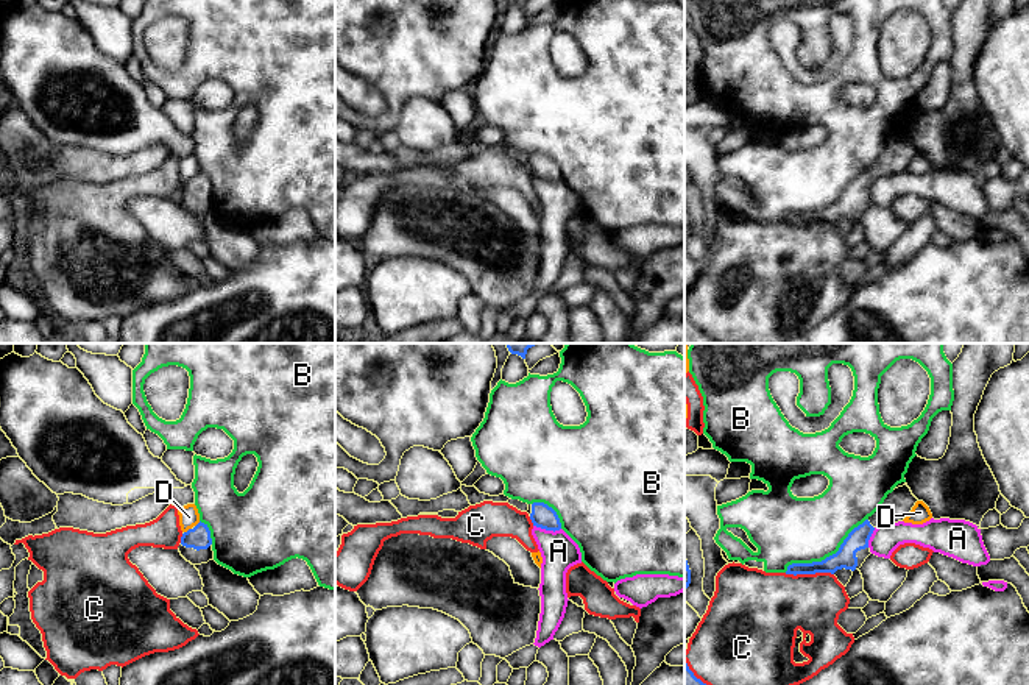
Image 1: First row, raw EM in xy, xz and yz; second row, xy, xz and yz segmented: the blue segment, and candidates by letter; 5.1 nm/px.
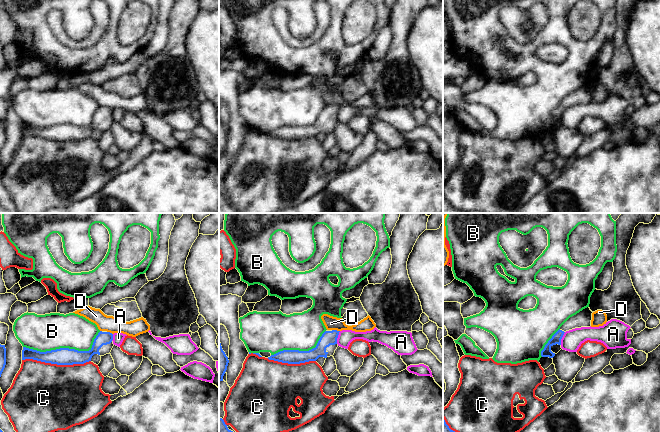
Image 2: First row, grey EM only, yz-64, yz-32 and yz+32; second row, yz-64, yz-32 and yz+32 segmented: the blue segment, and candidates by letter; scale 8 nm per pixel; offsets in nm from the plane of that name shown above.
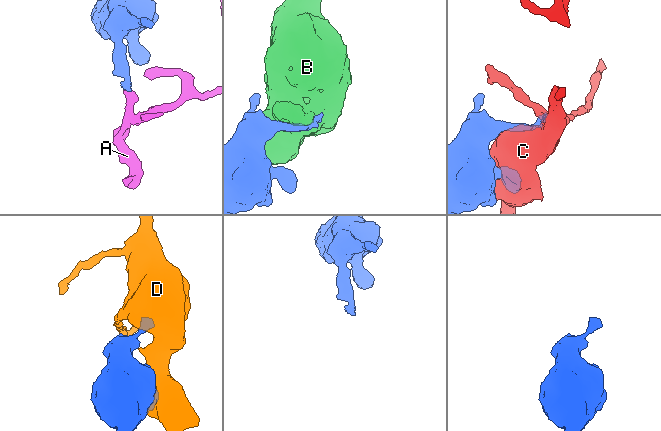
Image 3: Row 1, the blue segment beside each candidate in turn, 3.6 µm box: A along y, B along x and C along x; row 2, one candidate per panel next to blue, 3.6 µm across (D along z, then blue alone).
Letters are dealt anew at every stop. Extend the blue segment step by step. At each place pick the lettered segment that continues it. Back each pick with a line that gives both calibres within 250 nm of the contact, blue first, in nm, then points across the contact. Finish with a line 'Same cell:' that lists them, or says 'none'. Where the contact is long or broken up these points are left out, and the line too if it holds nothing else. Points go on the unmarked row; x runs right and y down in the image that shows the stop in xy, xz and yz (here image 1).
Same cell: none

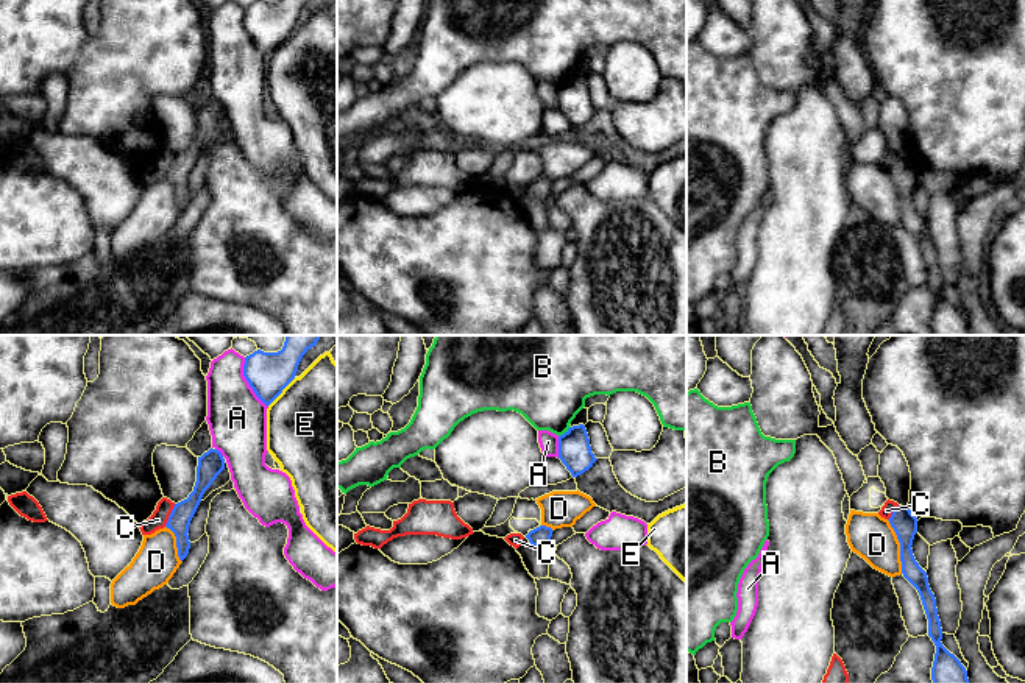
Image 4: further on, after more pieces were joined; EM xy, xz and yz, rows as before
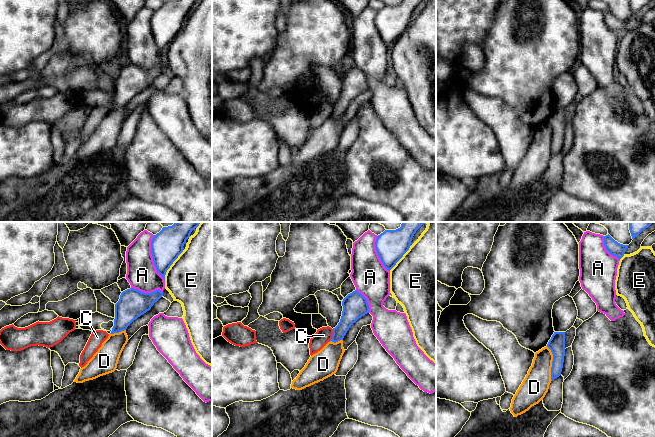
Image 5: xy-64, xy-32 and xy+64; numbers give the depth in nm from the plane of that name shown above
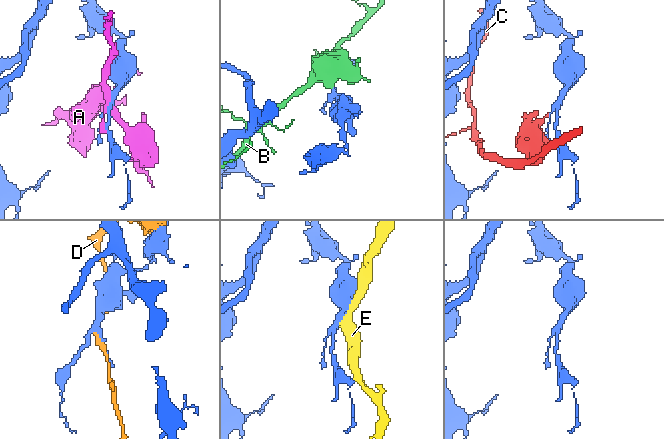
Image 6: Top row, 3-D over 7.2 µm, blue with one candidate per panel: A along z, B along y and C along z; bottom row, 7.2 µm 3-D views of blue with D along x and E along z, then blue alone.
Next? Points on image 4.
Same cell: none

